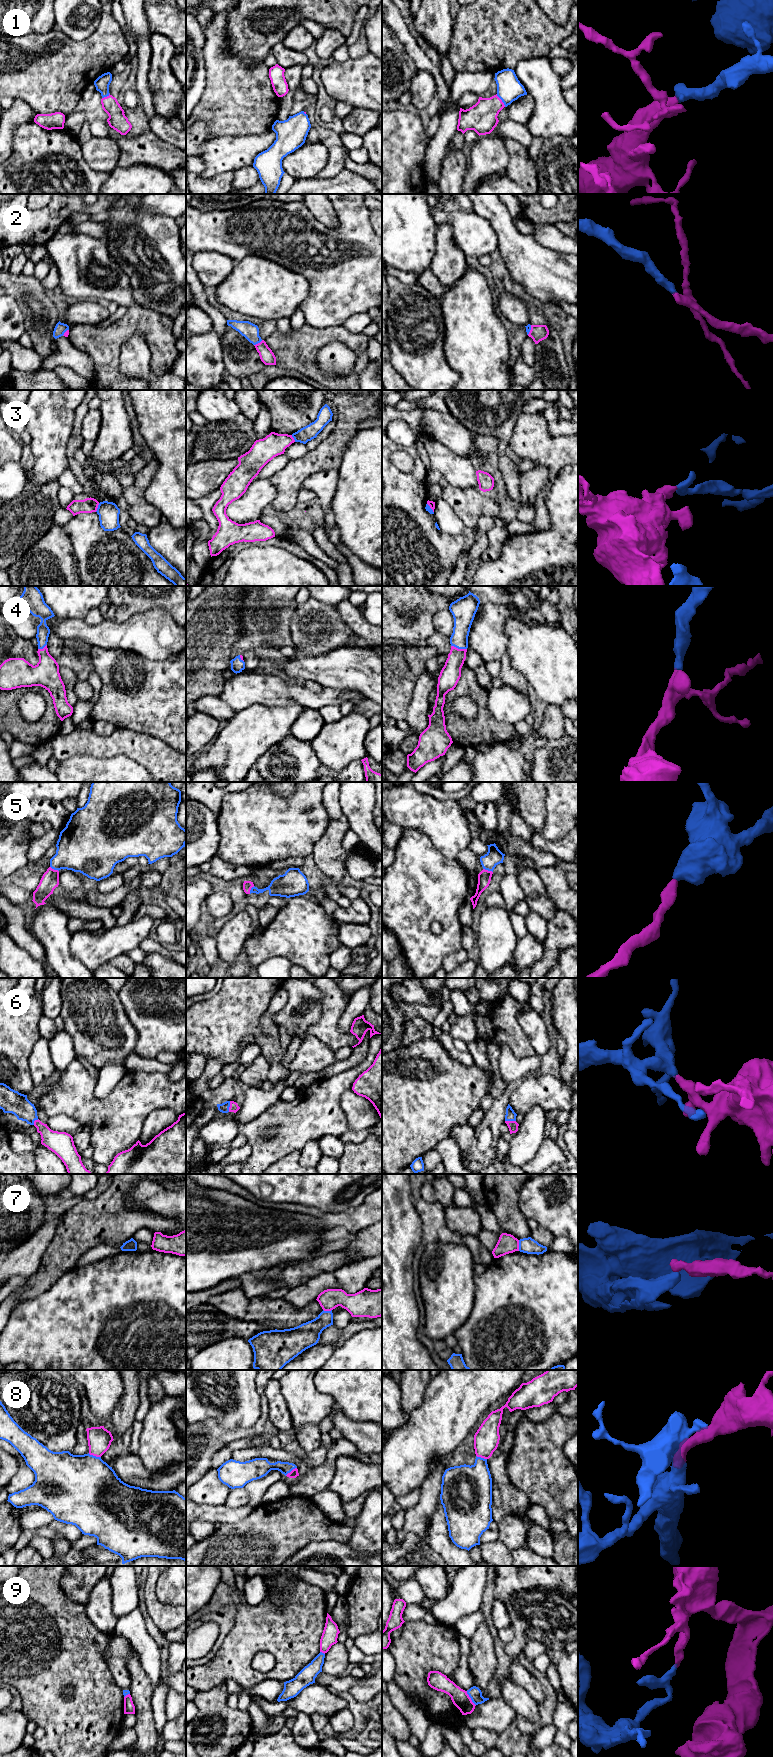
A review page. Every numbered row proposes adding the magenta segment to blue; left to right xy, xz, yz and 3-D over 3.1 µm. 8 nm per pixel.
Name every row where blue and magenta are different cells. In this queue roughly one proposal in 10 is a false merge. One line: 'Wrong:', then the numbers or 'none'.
Wrong: 3, 7, 9

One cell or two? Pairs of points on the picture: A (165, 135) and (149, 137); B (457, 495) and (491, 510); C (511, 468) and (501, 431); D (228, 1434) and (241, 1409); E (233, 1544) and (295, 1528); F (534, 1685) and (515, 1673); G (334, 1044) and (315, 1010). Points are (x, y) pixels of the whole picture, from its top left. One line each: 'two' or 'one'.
A: two
B: one
C: one
D: two
E: one
F: one
G: two

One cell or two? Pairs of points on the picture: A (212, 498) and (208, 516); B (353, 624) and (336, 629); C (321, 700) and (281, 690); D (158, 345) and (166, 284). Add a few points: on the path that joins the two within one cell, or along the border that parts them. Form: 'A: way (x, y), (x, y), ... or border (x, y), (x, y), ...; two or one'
A: way (208, 502), (208, 512); one
B: border (336, 606), (342, 620), (356, 634); two
C: way (311, 699), (297, 693), (291, 693); one
D: border (140, 305), (168, 315), (173, 319); two

